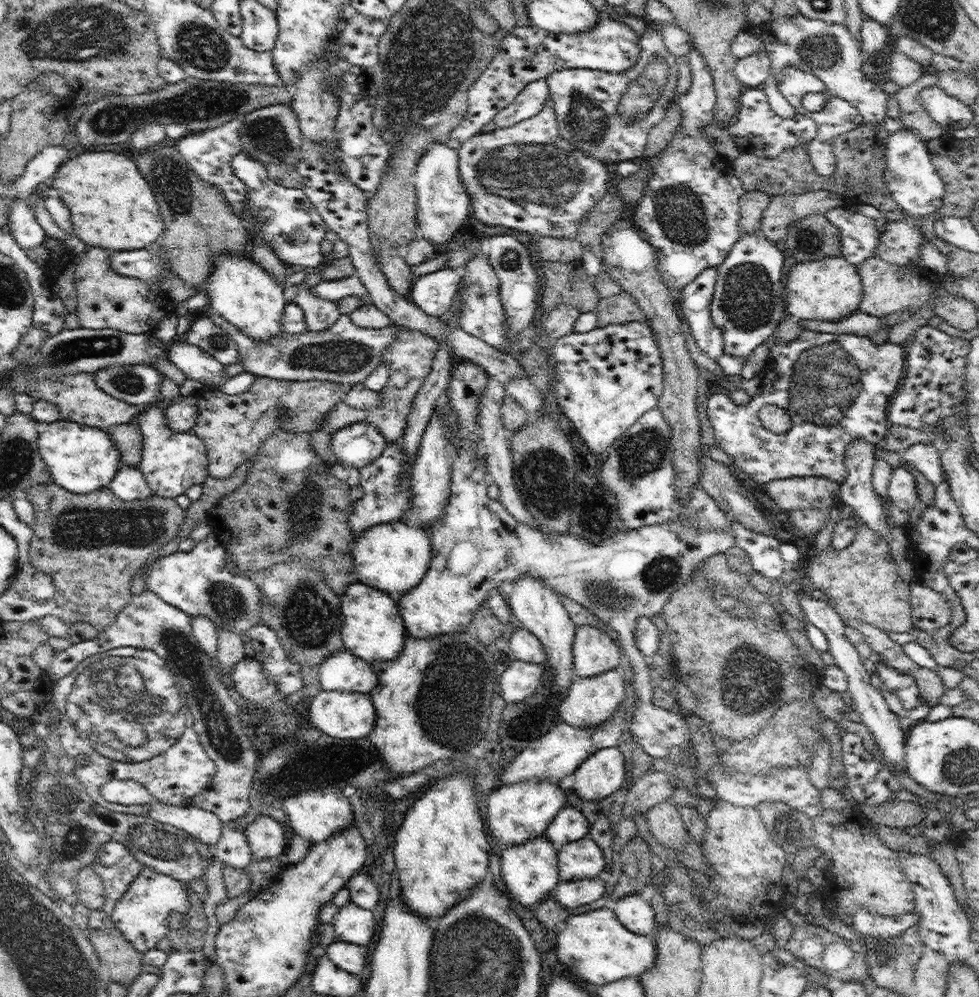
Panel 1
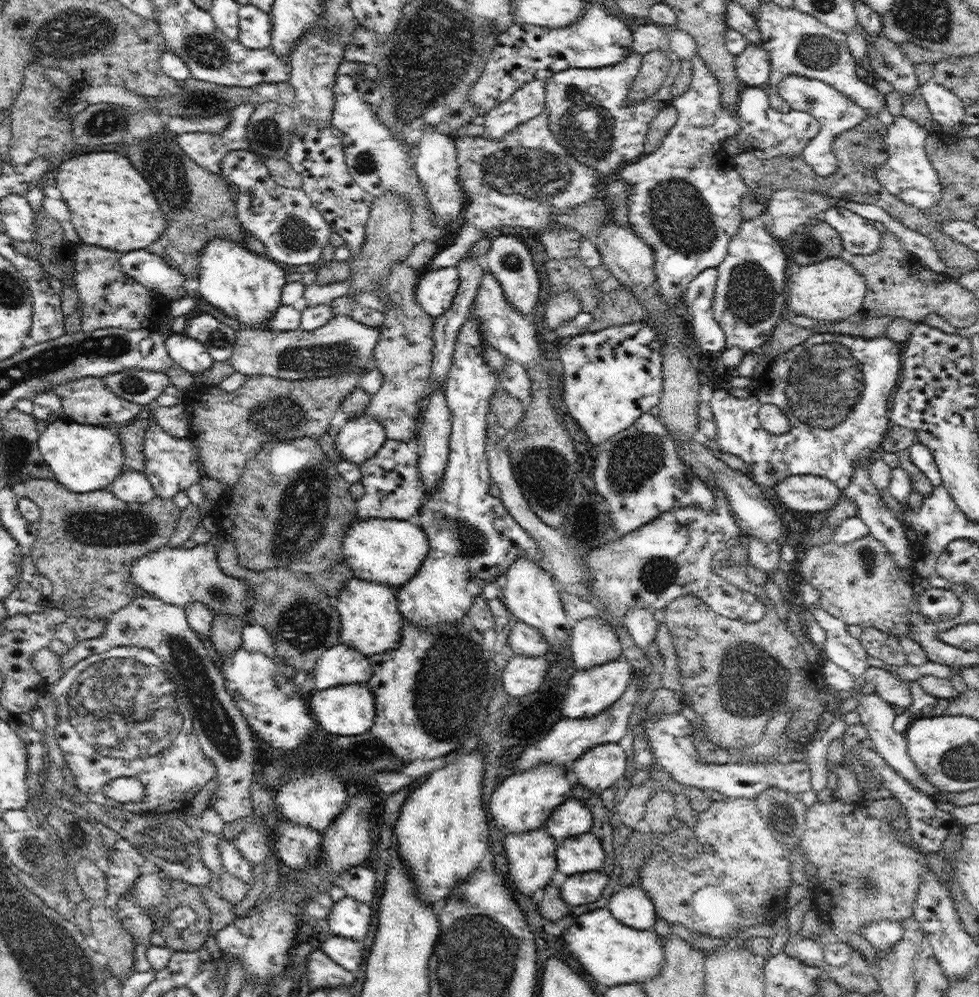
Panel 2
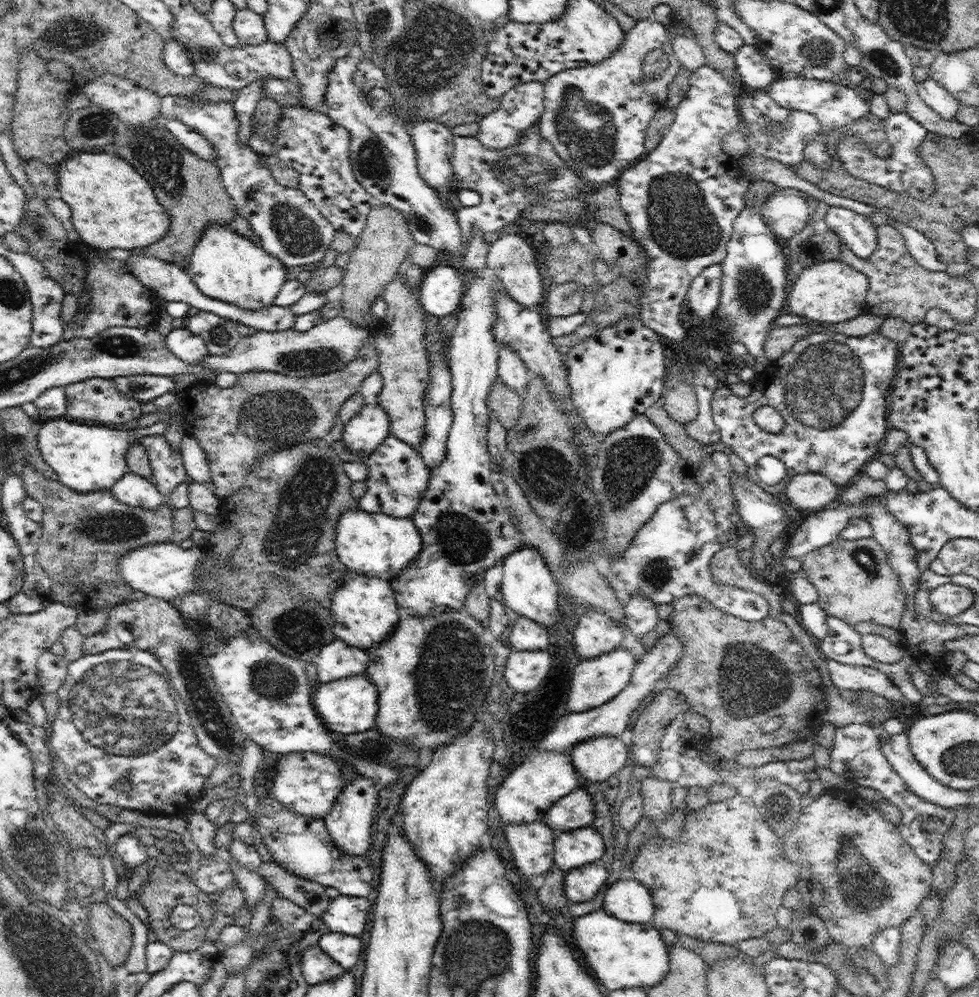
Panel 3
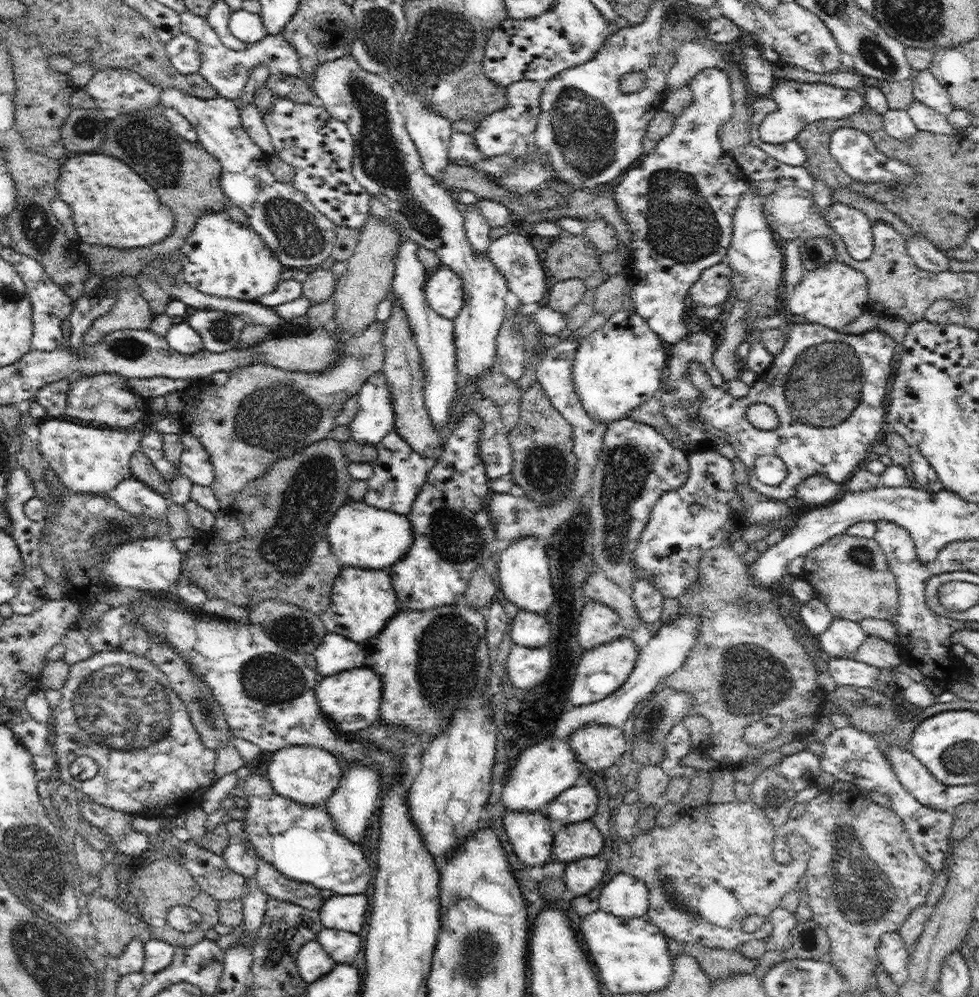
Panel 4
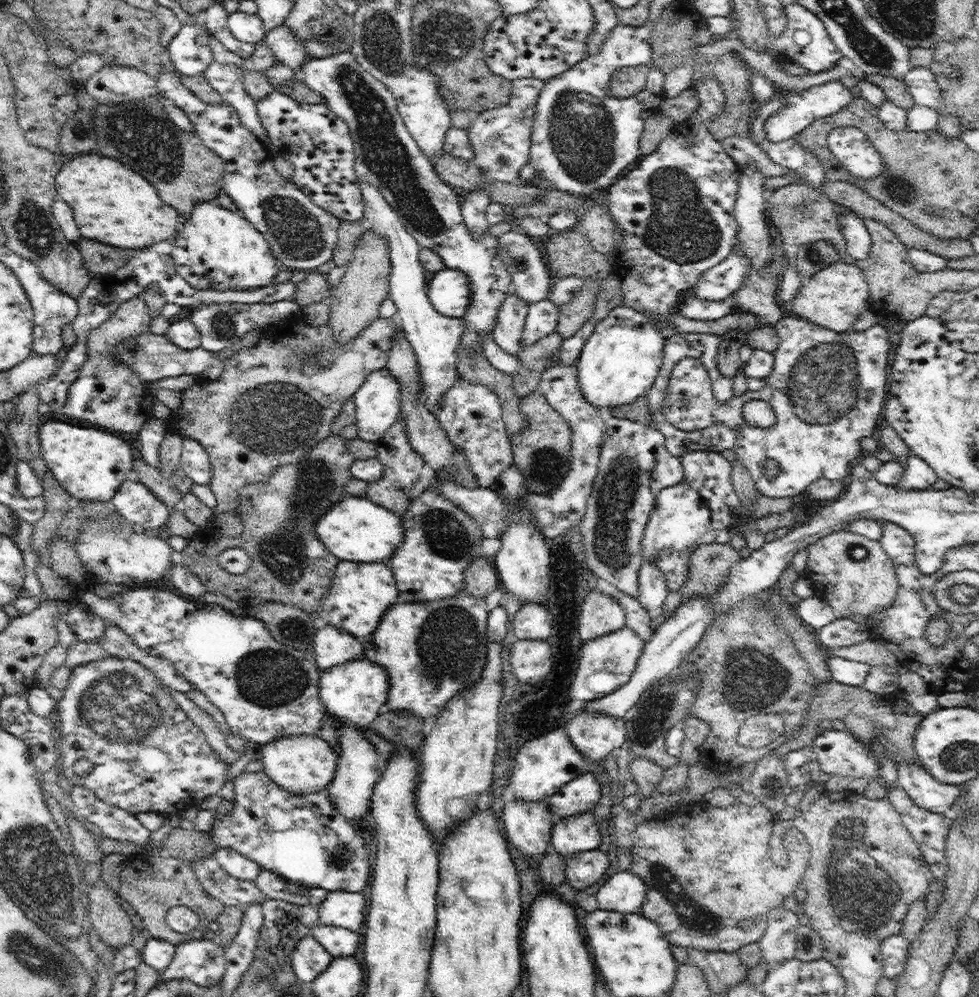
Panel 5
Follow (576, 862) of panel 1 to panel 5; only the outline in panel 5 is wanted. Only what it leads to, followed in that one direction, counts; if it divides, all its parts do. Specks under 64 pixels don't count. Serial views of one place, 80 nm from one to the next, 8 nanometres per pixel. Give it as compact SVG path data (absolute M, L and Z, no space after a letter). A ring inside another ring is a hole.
M592 810L567 816L553 825L551 844L565 858L574 853L598 849L601 834Z

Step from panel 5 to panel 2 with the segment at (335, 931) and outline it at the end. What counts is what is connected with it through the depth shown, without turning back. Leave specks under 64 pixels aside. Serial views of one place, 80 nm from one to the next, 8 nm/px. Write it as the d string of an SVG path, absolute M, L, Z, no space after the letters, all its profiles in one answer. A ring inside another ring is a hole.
M331 934L322 941L321 949L348 972L356 972L364 960L364 945L352 938Z

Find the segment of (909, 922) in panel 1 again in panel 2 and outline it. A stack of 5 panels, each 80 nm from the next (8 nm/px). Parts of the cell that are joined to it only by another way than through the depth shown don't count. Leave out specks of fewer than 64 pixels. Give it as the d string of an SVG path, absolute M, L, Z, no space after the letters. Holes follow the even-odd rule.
M880 920L863 928L863 936L878 950L878 956L885 955L891 946L899 941L905 931L906 921Z

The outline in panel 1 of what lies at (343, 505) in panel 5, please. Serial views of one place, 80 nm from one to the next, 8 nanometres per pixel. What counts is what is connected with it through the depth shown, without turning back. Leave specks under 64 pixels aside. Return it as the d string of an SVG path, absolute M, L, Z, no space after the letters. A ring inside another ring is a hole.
M396 520L371 526L356 536L351 545L359 581L391 596L410 592L424 577L432 558L432 543L425 528L414 528Z

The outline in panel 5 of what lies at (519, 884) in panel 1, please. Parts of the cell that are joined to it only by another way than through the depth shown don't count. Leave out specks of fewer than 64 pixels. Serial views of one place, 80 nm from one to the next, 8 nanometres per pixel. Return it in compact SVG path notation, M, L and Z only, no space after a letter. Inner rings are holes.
M544 801L507 802L502 811L502 828L510 843L527 856L542 856L552 835L552 813Z

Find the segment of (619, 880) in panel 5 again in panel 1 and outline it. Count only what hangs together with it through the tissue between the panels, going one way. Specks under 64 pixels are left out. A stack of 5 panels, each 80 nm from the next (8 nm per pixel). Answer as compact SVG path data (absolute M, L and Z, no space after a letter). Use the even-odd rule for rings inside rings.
M640 893L627 894L612 902L618 920L636 934L652 935L657 922L654 920L652 905L640 897Z

